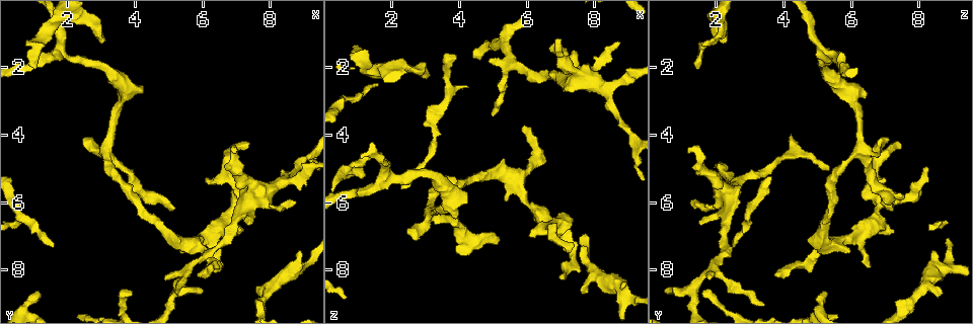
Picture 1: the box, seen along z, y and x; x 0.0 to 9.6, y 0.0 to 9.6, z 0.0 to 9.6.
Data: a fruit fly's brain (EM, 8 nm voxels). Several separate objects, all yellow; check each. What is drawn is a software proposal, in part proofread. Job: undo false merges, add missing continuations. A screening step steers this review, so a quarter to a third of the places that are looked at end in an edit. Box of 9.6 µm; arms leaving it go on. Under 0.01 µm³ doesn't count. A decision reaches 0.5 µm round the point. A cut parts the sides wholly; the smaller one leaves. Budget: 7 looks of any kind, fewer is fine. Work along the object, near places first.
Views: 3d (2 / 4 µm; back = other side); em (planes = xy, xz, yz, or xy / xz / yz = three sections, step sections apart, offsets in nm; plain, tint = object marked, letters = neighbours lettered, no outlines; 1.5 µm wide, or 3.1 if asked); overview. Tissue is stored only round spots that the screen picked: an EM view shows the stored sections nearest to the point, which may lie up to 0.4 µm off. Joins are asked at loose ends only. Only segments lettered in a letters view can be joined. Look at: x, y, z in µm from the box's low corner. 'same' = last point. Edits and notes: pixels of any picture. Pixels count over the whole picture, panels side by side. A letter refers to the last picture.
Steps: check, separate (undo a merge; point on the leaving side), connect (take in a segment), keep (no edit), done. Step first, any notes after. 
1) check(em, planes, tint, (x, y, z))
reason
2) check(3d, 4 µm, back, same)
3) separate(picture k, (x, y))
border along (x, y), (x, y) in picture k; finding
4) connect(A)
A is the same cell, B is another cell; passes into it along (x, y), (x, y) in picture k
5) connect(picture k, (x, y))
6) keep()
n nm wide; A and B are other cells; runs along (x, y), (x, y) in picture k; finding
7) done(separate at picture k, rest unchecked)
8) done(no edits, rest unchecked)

check(em, planes, letters, (6.10, 5.30, 7.00))
an open end

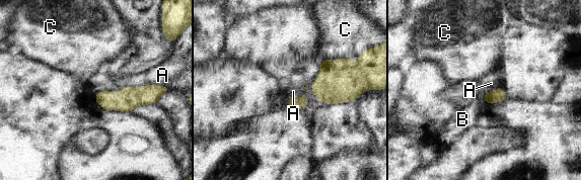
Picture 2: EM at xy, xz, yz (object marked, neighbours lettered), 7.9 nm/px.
keep()
A, B and C are other cells; no lettered segment goes on from it

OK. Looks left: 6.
check(em, planes, tint, (8.70, 6.00, 1.30))
free end

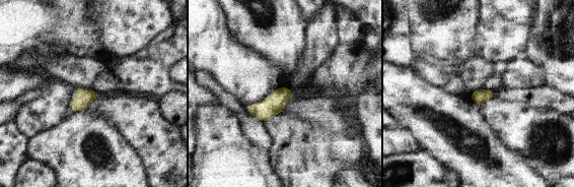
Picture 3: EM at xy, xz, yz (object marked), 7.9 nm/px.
check(em, planes, letters, same)

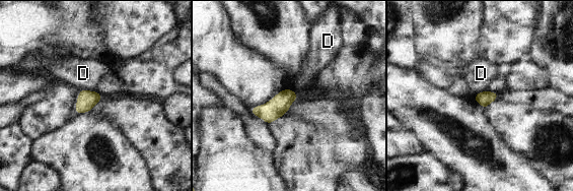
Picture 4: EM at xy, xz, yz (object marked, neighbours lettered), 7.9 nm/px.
keep()
120 nm wide; D is another cell; border along (80, 88), (96, 91) in picture 4; no lettered segment goes on from it

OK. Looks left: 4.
check(em, xy, step 8, letters, (7.65, 8.65, 8.70))
stops while still wide

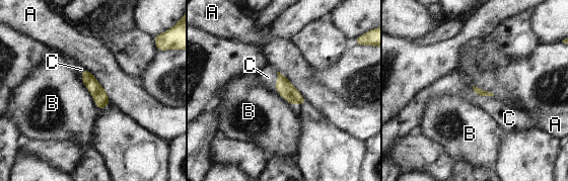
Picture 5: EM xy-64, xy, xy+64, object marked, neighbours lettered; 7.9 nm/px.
check(em, planes, letters, same)
cut it another way

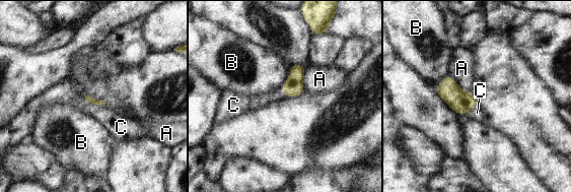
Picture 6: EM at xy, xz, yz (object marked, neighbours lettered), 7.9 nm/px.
connect(C)
C is the same cell, A and B are other cells; passes into it along (90, 100), (92, 104), (67, 92) in picture 6; the neuron continues

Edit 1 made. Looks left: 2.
done(connect at picture 6, rest unchecked)

